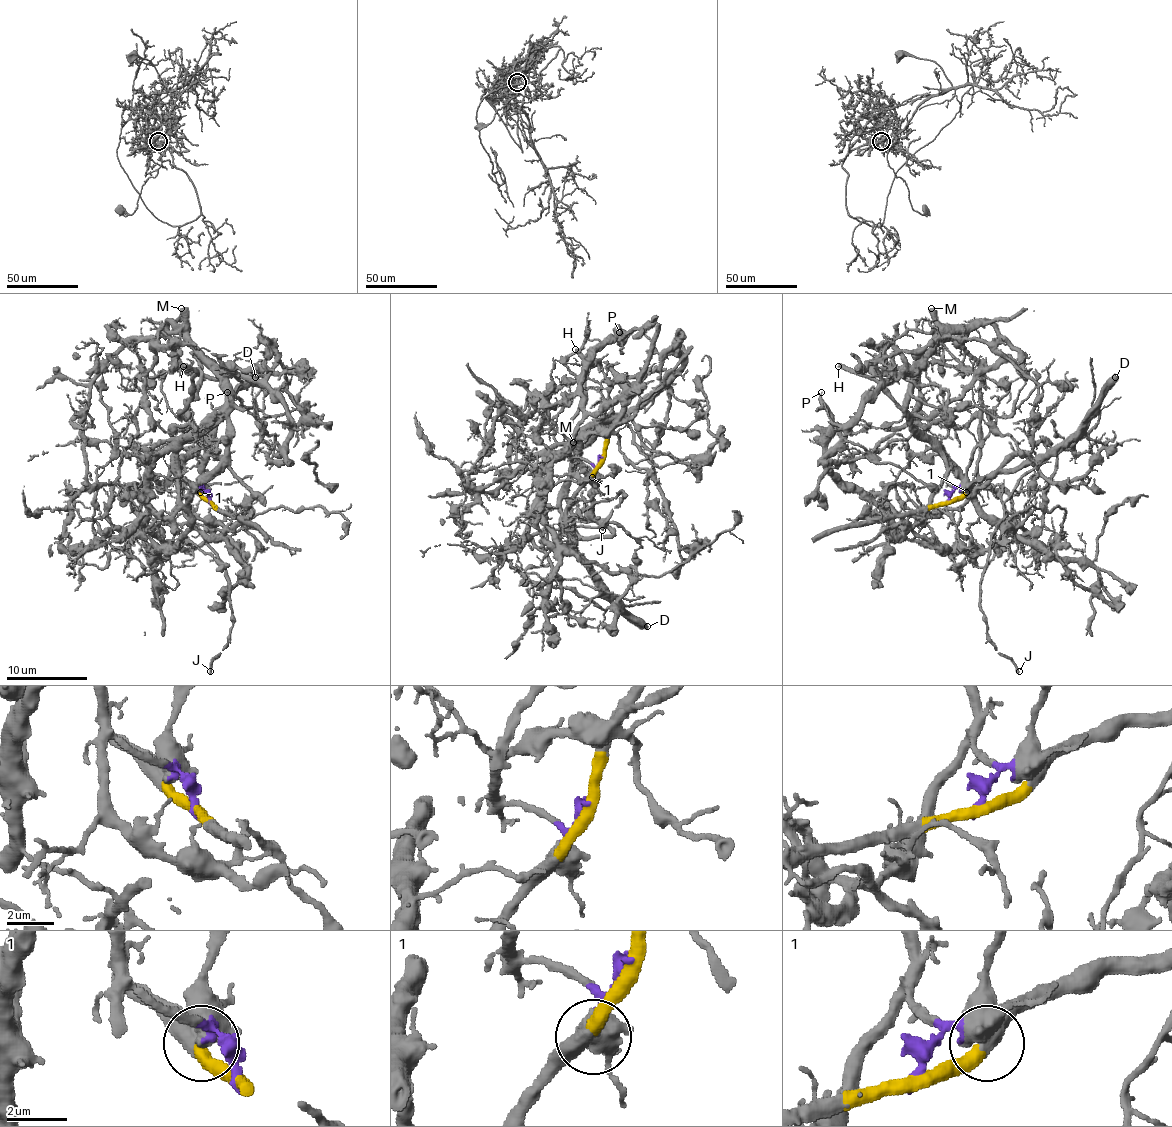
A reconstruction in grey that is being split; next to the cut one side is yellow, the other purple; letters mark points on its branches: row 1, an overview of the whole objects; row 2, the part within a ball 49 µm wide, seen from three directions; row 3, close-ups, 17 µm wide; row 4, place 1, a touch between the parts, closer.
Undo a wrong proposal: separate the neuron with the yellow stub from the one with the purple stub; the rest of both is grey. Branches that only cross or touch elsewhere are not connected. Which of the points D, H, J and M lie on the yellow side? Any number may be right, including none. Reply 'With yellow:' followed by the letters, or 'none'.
With yellow: D, J

